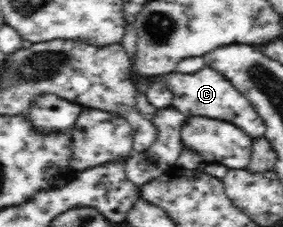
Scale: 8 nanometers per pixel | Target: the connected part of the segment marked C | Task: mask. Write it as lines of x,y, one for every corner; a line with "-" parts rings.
210,67
200,69
194,75
182,75
178,71
169,74
157,76
159,81
163,81
171,92
174,93
172,103
177,111
184,115
204,115
210,119
220,119
220,121
230,121
238,125
246,135
250,137
263,137
265,135
264,123
258,117
258,113
252,109
249,99
246,99
242,93
238,93
226,77
216,73

